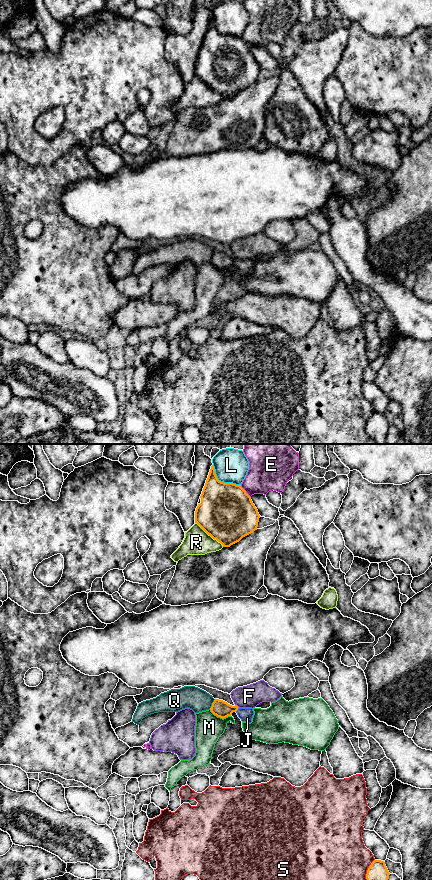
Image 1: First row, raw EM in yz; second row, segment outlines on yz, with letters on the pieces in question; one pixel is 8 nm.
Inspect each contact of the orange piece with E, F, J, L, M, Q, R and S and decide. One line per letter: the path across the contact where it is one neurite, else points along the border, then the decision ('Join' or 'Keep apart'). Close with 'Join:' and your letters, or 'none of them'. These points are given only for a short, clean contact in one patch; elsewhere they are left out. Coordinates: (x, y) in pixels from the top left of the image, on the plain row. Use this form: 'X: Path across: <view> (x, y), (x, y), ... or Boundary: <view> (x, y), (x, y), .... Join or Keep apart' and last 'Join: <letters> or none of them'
E: Keep apart
F: Keep apart
J: Path across: yz (220, 260), (237, 261), (245, 266). Join
L: Keep apart
M: Keep apart
Q: Boundary: yz (215, 251), (209, 260). Keep apart
R: Keep apart
S: Keep apart
Join: J

